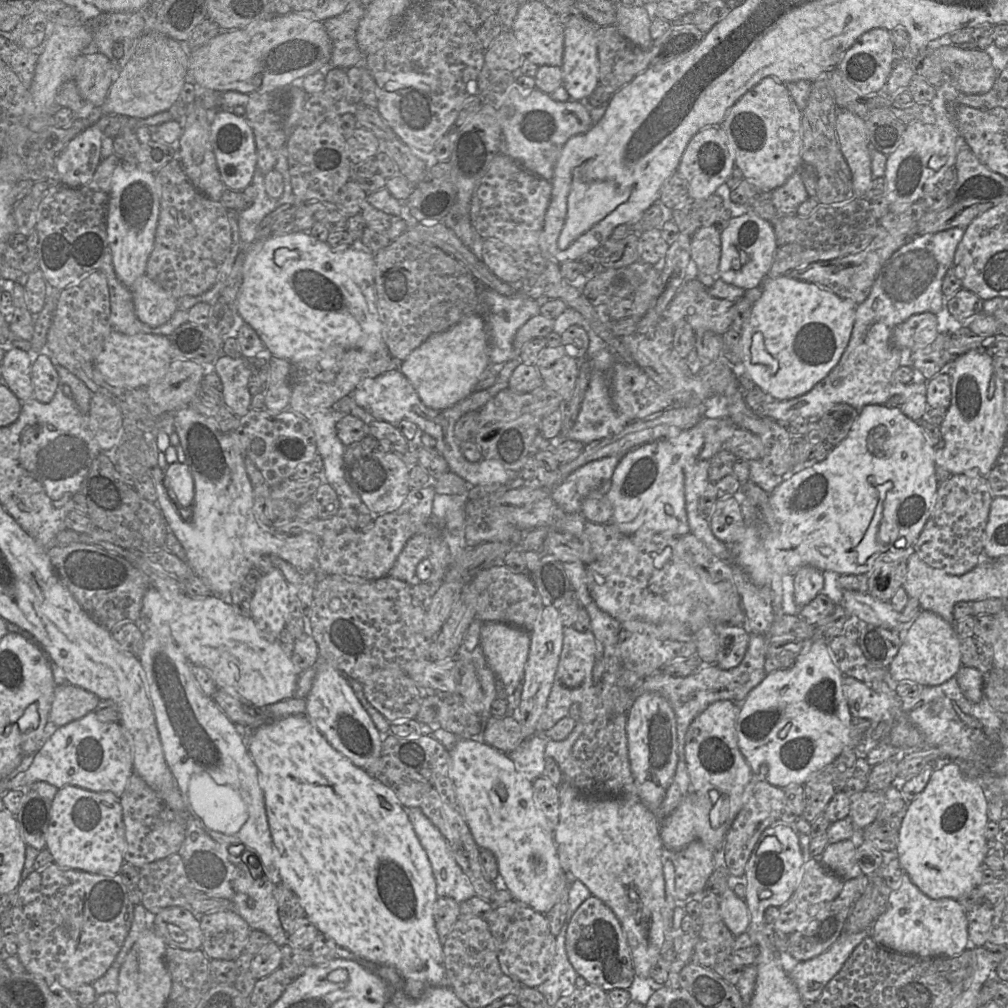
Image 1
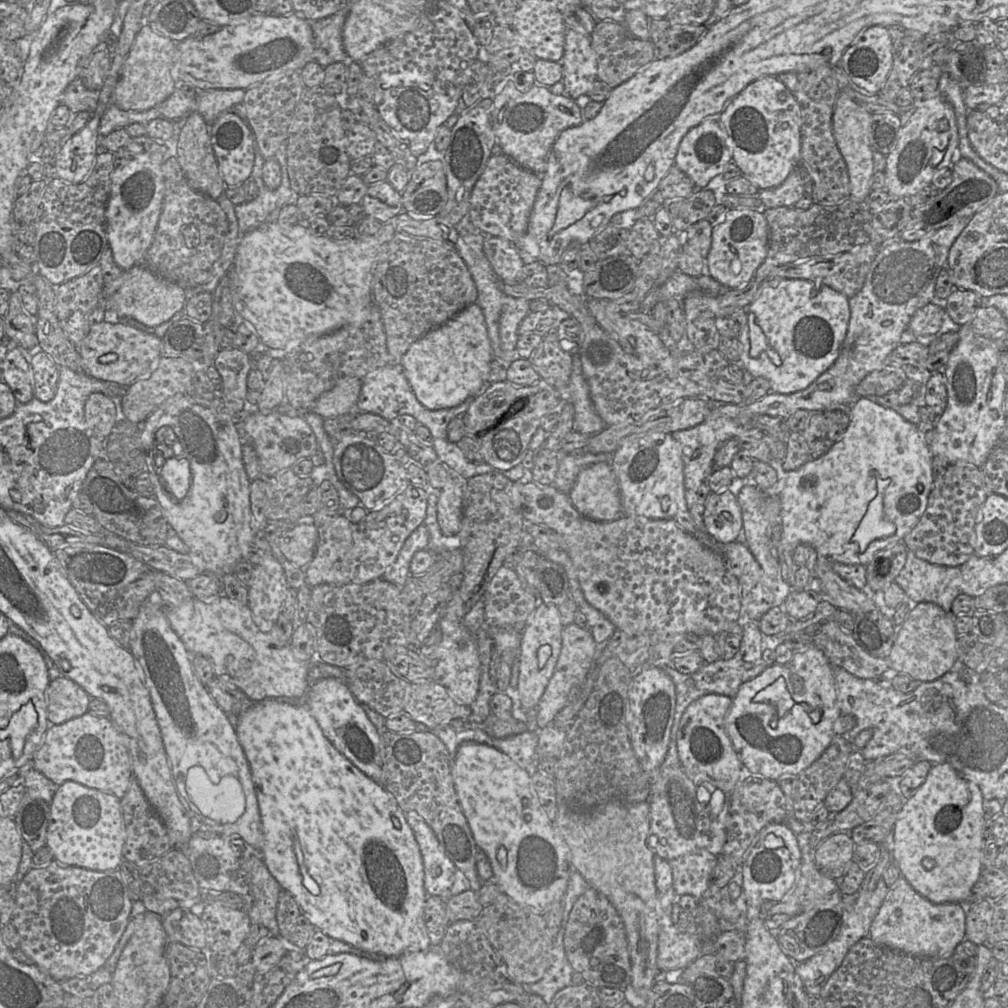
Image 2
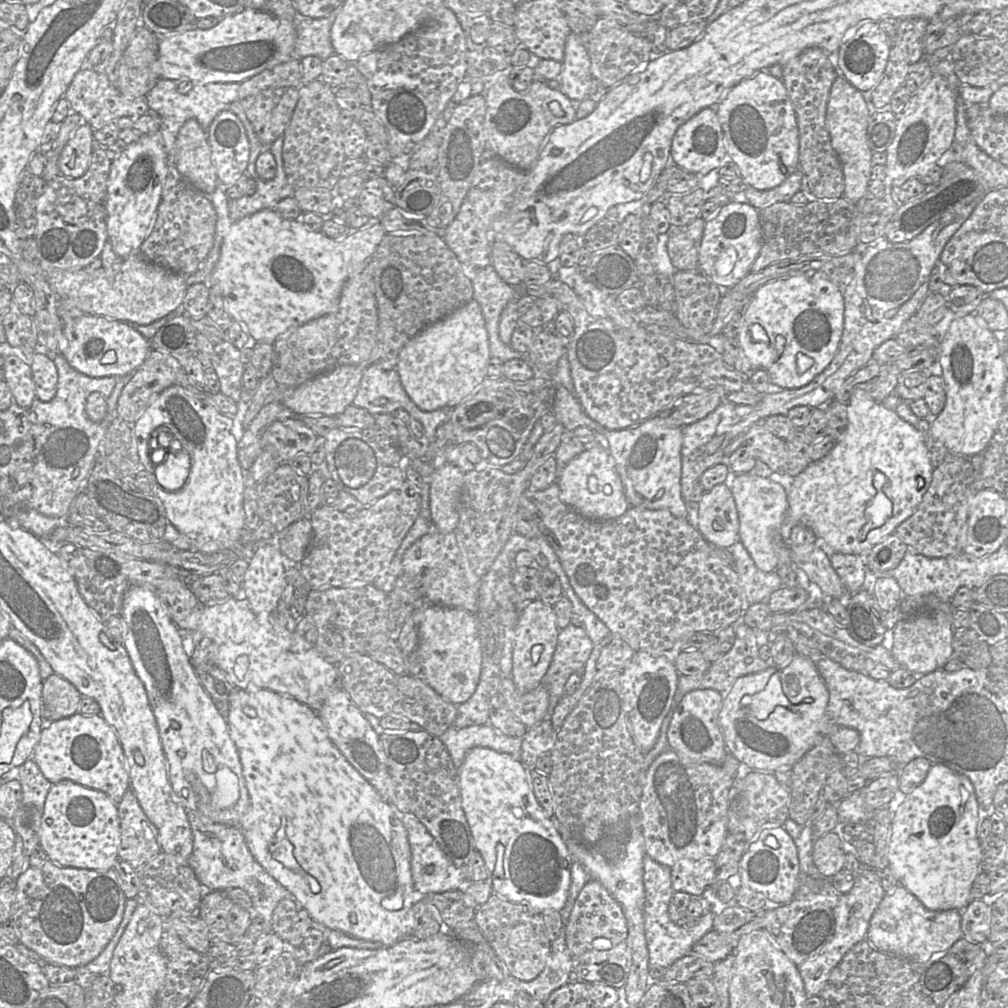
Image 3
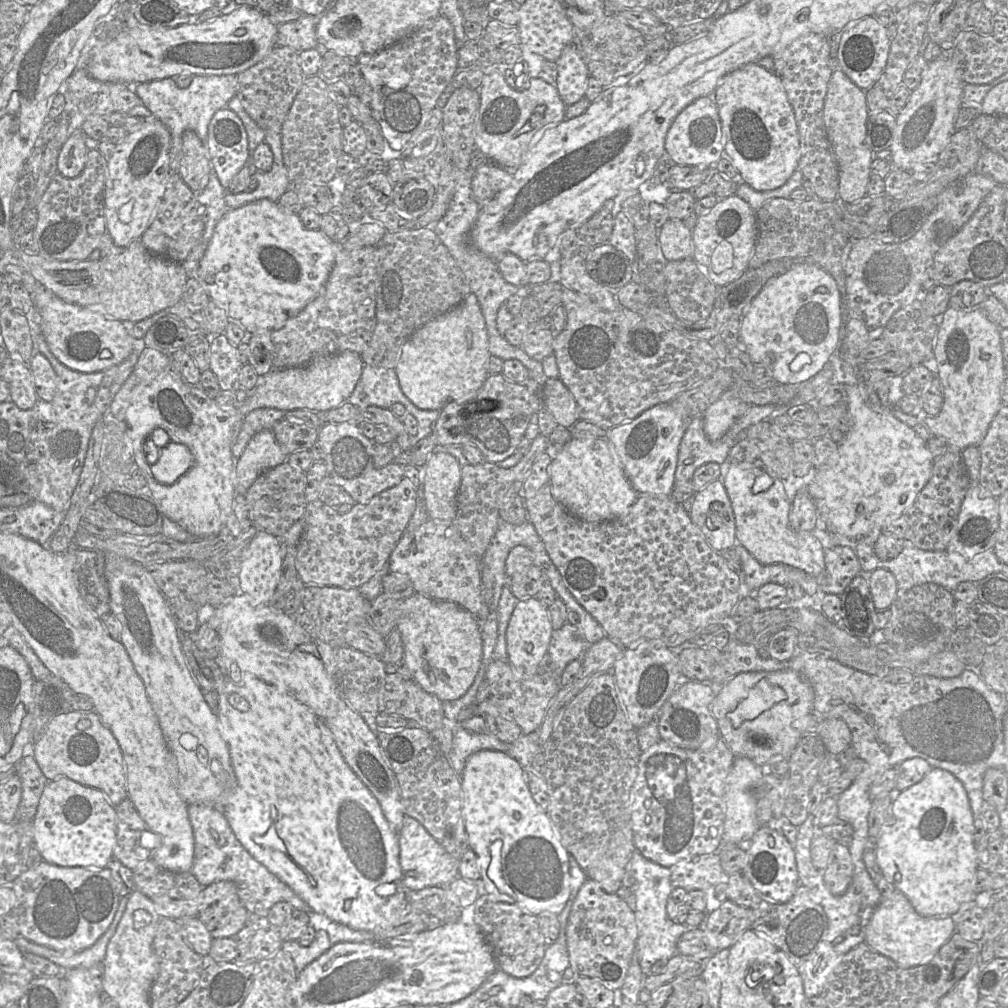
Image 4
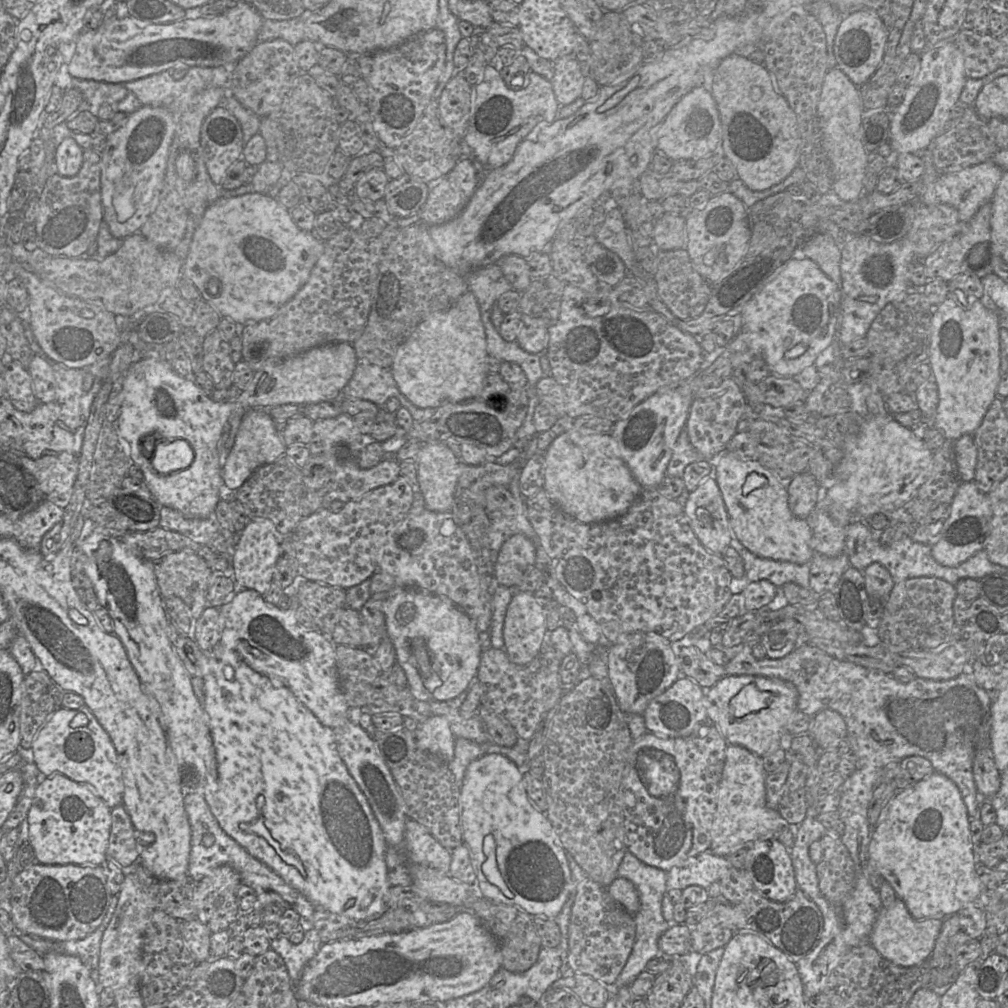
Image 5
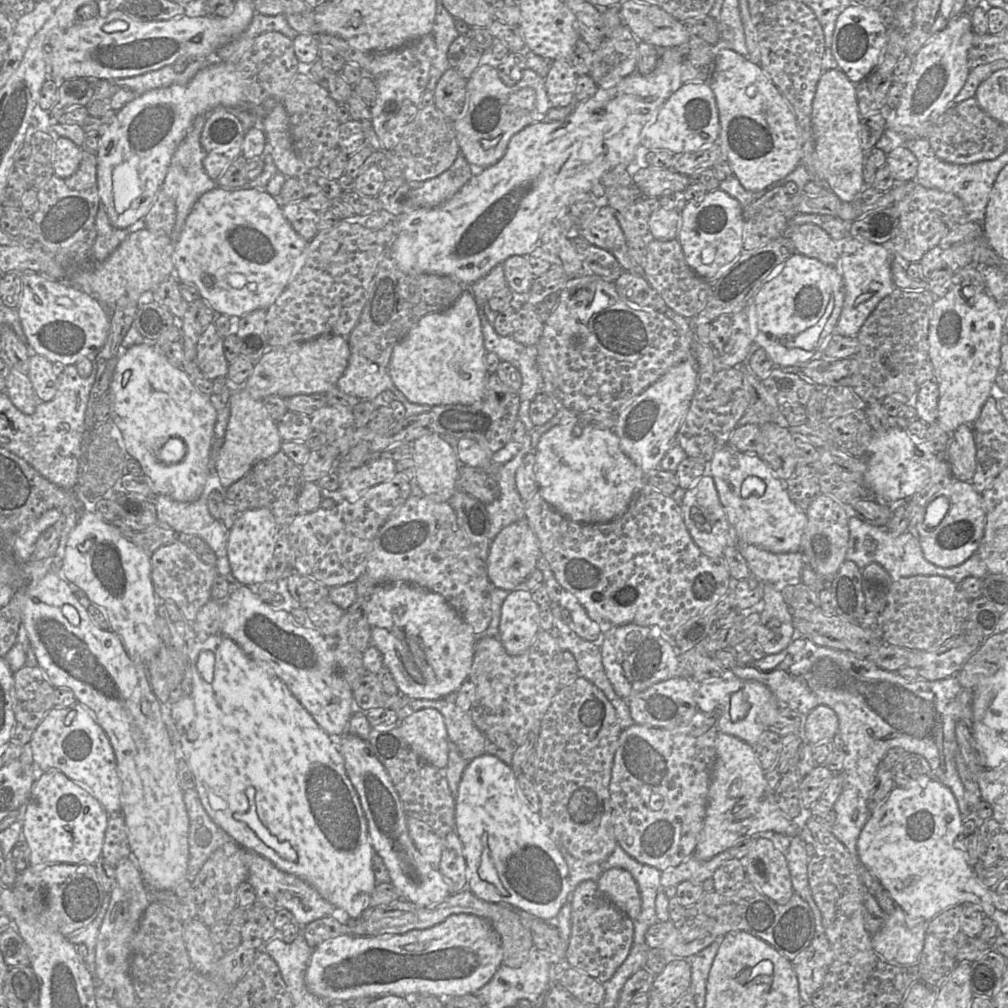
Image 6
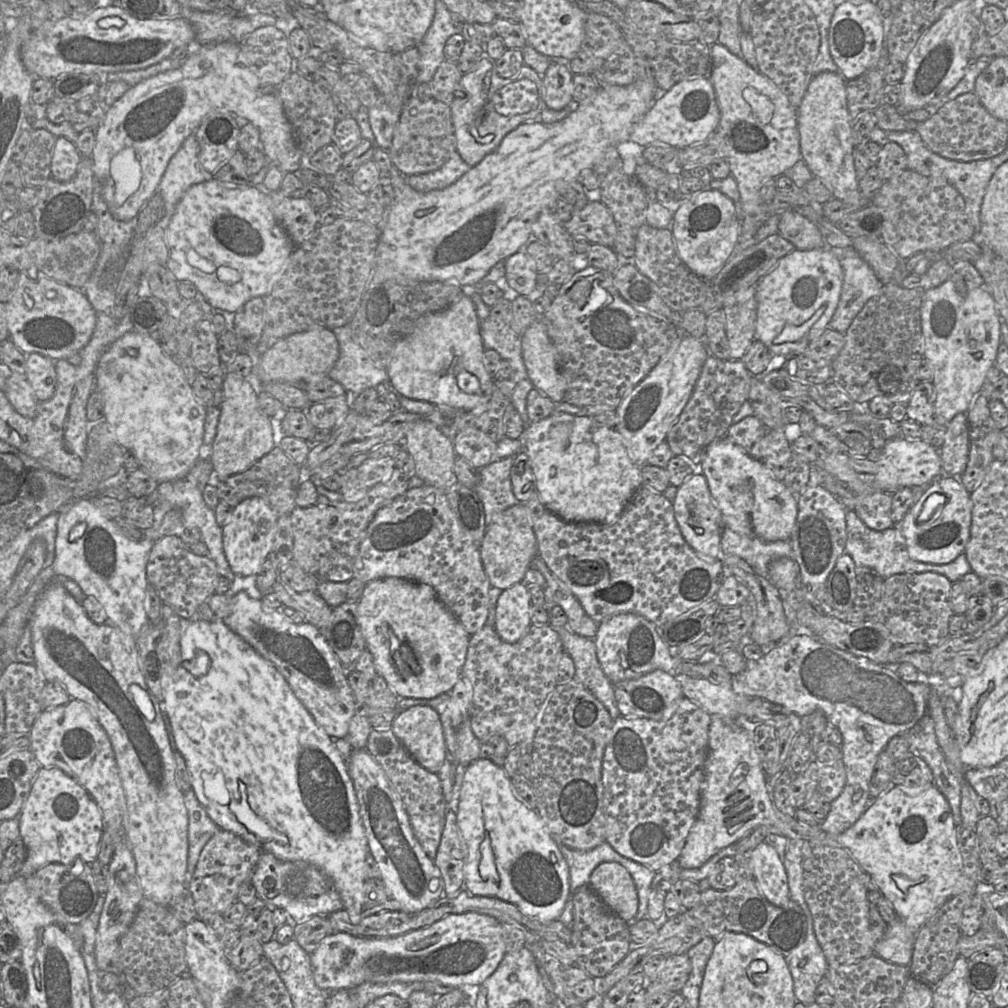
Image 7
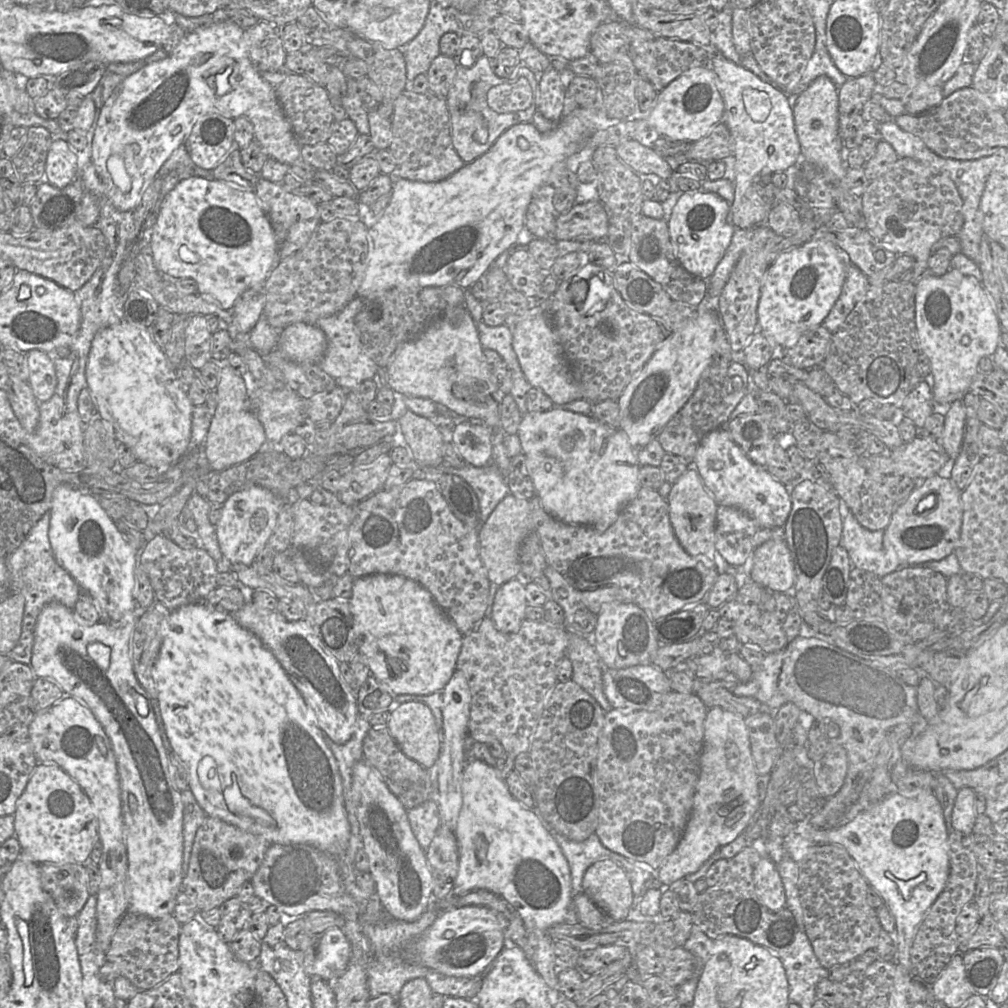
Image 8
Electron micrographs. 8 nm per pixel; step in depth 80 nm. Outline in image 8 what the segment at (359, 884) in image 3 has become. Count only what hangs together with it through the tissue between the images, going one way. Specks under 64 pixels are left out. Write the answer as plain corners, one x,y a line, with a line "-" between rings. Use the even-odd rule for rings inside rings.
205,602
192,603
171,611
157,660
152,669
157,702
168,741
187,771
189,789
207,816
219,818
244,831
265,838
270,844
308,844
341,857
350,838
343,796
342,778
337,761
323,739
316,715
288,678
279,661
261,640
237,623
233,613
218,611

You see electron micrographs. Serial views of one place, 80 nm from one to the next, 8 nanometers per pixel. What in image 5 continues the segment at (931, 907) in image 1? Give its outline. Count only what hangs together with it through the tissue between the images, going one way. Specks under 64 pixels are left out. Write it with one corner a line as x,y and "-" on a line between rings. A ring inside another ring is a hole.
897,897
890,906
885,906
879,911
869,942
883,958
895,965
919,966
929,959
942,923
942,919
917,920
913,918
903,900

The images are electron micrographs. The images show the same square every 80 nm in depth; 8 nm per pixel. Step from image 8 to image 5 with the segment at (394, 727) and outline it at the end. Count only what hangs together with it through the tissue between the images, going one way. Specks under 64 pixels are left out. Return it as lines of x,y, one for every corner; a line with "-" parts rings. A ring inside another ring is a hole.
431,715
414,730
421,748
448,763
454,754
454,738
449,722
444,716

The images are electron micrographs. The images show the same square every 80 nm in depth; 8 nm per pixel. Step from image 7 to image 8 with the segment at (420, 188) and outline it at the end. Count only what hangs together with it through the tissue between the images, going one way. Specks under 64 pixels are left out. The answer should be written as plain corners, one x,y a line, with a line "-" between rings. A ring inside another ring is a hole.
450,145
430,164
416,169
396,166
391,175
392,178
404,178
421,182
439,182
454,174
465,164
453,145

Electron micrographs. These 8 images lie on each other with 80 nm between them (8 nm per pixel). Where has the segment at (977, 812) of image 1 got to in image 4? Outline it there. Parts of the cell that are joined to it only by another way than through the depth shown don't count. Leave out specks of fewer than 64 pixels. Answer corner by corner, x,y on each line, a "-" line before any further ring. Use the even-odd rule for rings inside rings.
931,768
919,782
900,791
893,800
890,815
874,843
876,860
882,875
907,897
920,915
952,916
964,904
975,902
978,865
973,820
963,784
952,773
941,768

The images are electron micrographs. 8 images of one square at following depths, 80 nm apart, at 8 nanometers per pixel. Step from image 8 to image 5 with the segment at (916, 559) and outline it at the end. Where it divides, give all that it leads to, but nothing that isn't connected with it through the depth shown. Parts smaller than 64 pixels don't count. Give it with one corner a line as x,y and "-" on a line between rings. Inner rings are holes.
961,482
944,515
939,539
931,546
934,559
944,566
955,567
978,551
984,550
990,531
991,507
986,494
974,482

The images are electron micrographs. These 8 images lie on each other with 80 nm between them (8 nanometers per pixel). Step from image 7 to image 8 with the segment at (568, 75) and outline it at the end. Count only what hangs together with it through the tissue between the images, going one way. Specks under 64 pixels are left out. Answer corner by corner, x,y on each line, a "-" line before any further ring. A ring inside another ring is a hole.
550,66
543,73
536,74
539,89
539,111
545,118
550,120
561,120
565,87
562,84
559,71

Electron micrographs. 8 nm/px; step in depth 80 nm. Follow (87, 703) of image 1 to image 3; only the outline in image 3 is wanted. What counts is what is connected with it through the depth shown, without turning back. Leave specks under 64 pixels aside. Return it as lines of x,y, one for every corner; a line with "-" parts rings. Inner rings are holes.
56,673
43,680
42,717
51,722
78,713
80,692

